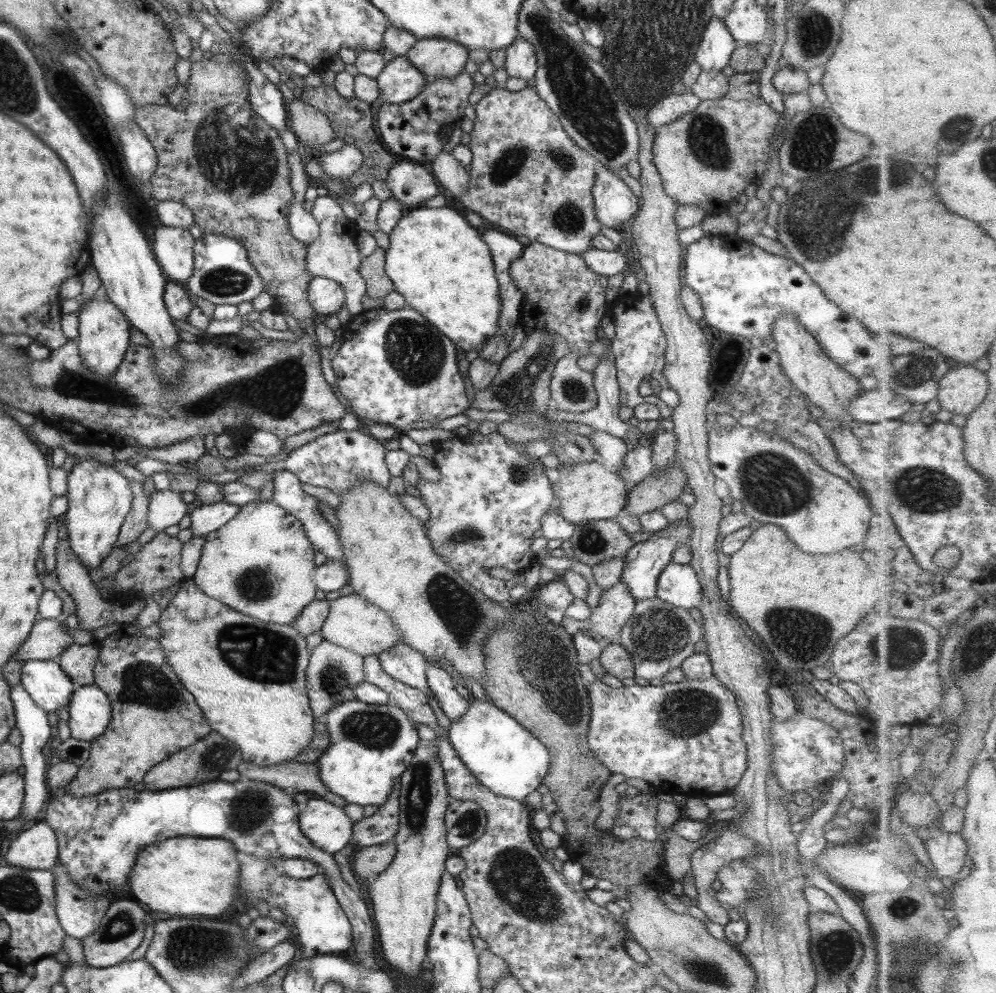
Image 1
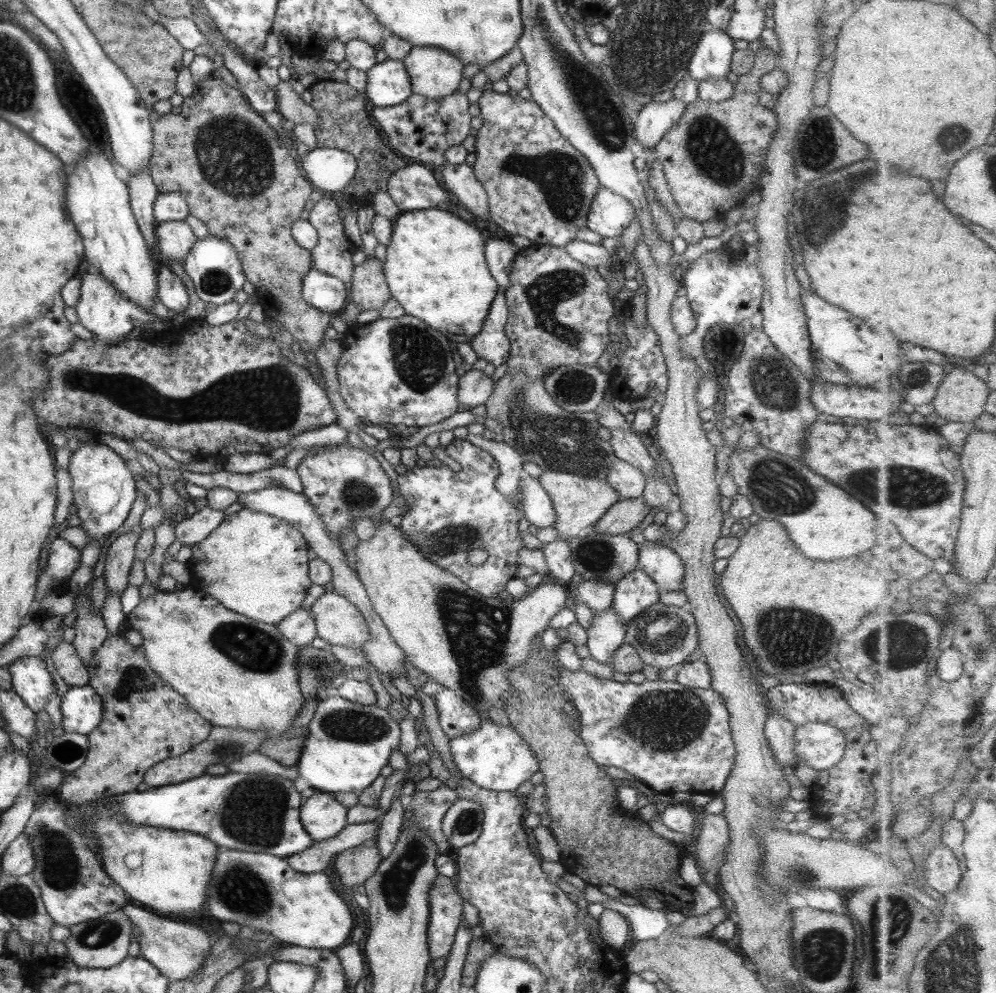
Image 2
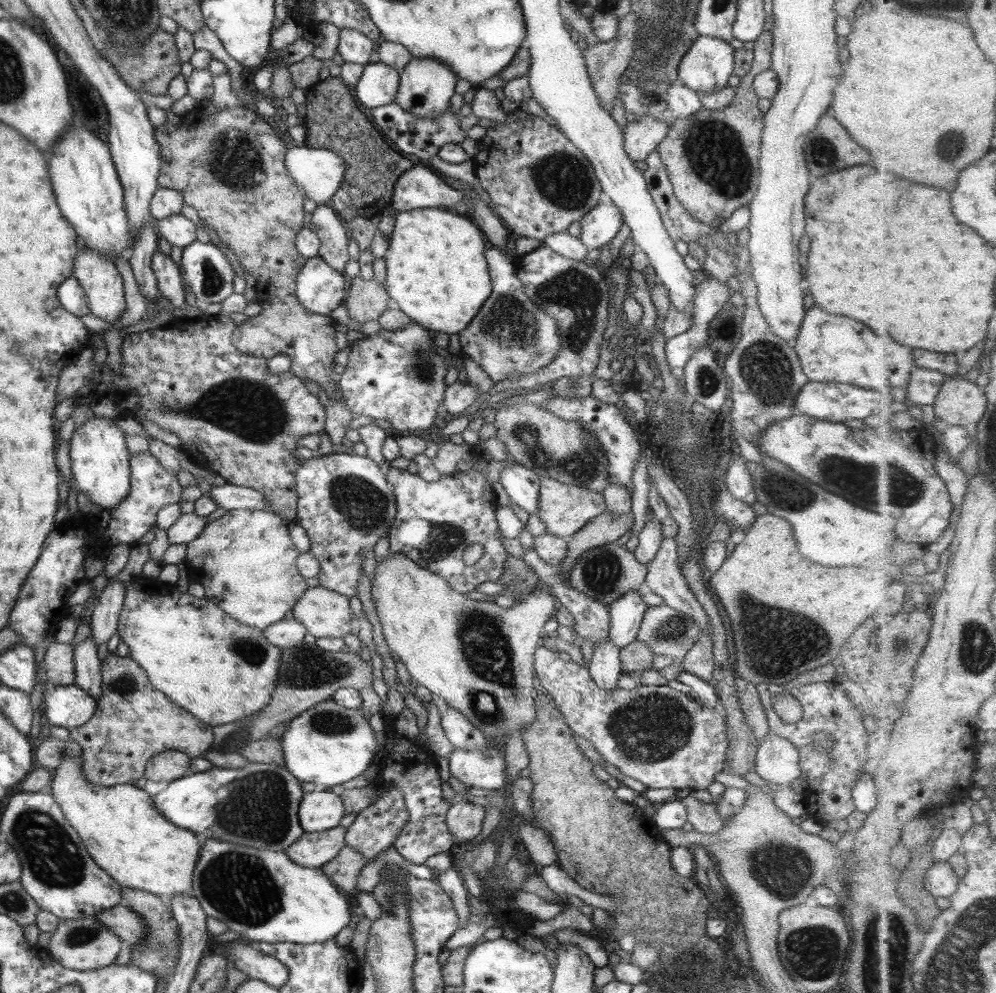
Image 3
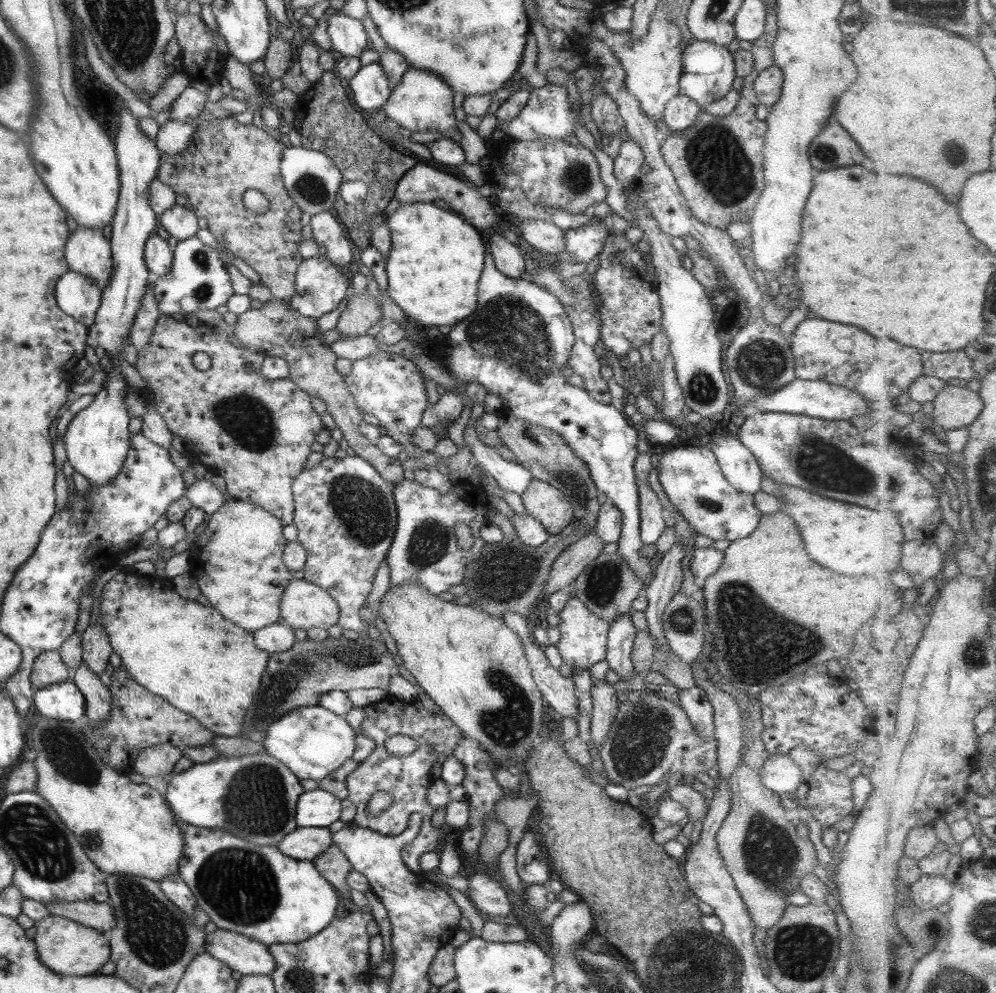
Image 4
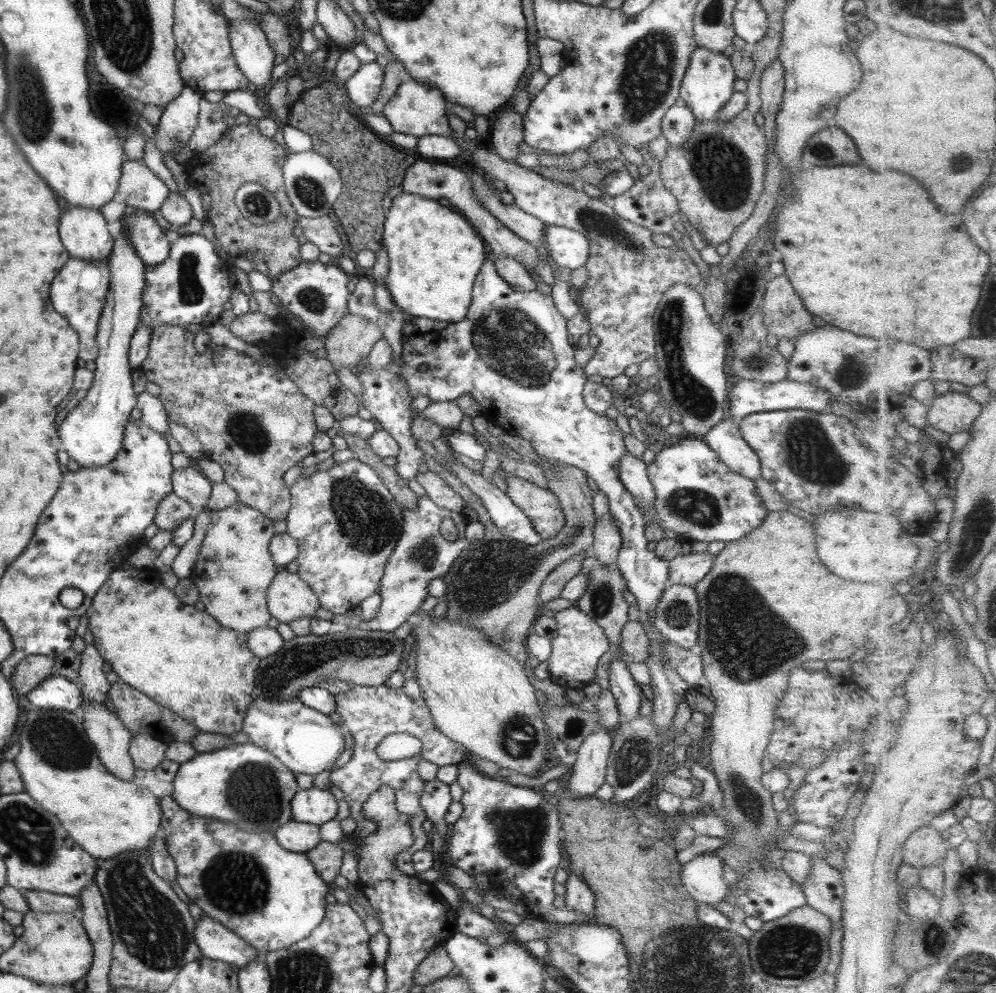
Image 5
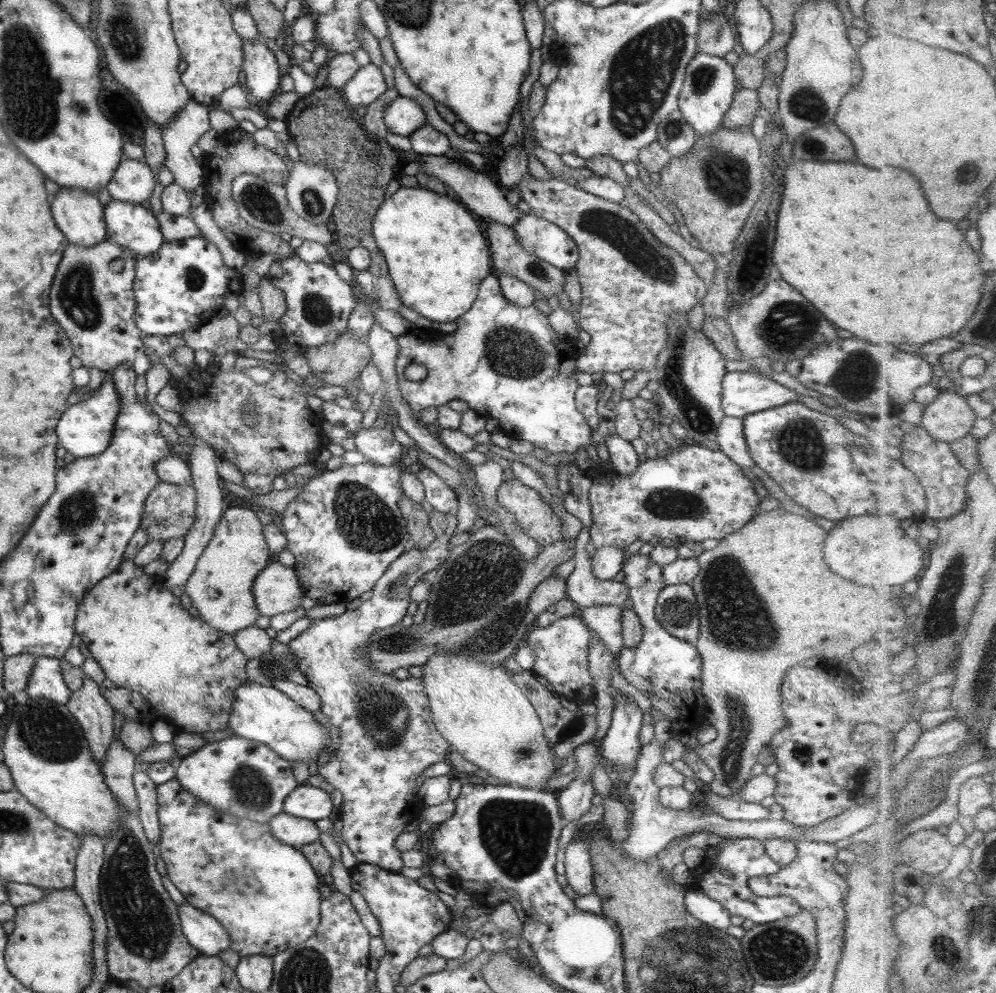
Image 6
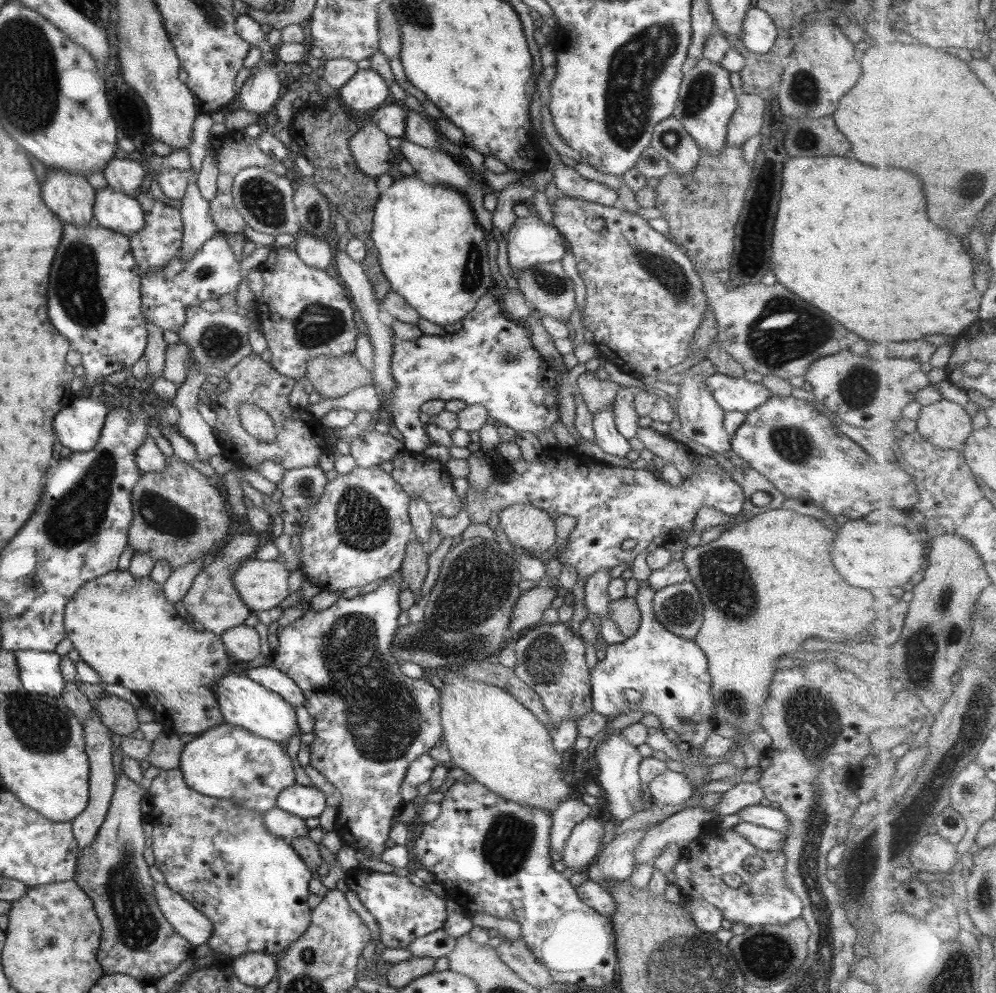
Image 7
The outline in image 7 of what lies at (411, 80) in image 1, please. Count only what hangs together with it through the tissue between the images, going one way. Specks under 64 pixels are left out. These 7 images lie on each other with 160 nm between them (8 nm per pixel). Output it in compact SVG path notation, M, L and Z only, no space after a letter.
M357 70L337 91L340 103L360 113L370 113L390 101L385 81L373 70Z

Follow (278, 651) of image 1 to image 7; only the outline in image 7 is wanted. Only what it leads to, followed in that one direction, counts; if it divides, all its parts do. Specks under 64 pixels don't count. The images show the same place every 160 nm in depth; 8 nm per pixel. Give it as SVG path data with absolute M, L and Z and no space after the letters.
M129 570L106 572L106 574L97 576L97 578L89 580L89 582L81 584L81 587L77 588L77 592L75 592L73 596L70 596L70 599L64 604L64 607L63 628L65 636L71 641L72 648L79 654L79 658L87 664L91 670L95 671L95 674L100 678L100 684L117 684L134 693L144 708L152 711L153 721L161 724L163 734L175 736L179 734L201 734L208 728L216 727L218 724L224 722L219 707L217 707L212 686L216 683L216 680L221 678L225 673L233 671L236 668L236 663L225 652L219 635L213 635L206 631L197 632L197 630L194 630L190 626L188 619L180 618L176 614L171 602L165 599L162 587L159 587L157 583L151 581L149 575L145 577L133 576Z

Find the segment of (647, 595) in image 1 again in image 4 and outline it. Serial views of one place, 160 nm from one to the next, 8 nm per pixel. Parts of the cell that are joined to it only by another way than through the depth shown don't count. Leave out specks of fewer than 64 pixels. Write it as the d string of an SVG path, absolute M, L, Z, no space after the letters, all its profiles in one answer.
M632 612L619 615L610 624L607 632L604 659L608 664L608 670L612 670L620 680L627 680L635 674L634 664L630 659L632 642L636 634L631 622L631 614Z

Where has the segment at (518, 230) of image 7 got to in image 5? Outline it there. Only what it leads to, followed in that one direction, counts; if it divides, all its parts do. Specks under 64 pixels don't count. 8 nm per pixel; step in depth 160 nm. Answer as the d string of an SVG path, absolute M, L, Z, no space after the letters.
M545 225L543 236L542 244L548 252L548 258L558 268L572 271L584 266L588 255L588 242L583 235L564 227Z

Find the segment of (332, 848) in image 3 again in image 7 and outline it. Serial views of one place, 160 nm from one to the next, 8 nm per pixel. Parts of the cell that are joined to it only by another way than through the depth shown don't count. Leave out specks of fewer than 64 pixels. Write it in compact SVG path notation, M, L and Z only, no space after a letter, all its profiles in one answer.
M273 807L261 814L267 832L272 836L289 842L293 838L308 837L309 828L305 826L304 819L289 814L280 808Z

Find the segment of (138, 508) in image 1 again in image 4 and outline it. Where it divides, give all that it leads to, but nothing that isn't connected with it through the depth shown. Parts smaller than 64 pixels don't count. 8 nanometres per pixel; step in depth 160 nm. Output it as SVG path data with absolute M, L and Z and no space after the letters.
M99 616L93 625L81 634L82 664L86 664L95 676L99 676L108 666L107 658L111 654L107 637L103 632L103 625L99 625Z

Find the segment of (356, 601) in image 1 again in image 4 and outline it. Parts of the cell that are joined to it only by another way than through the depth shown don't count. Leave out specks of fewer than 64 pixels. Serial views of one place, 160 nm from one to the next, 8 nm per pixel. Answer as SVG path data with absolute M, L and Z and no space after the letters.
M291 579L281 594L279 616L291 629L305 631L309 628L323 628L327 630L330 626L337 624L339 610L337 610L335 601L321 588L303 580Z

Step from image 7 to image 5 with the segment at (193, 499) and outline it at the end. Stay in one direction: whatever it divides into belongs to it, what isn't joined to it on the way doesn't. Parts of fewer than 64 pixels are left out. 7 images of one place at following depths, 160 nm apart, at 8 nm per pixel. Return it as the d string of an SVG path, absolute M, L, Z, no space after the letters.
M169 491L157 503L153 522L161 532L172 531L192 515L194 515L192 506Z

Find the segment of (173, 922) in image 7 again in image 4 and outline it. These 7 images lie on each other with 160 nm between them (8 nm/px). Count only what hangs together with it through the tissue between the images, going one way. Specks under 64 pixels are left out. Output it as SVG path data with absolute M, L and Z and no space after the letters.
M220 928L204 935L203 950L241 975L268 975L274 967L264 944Z

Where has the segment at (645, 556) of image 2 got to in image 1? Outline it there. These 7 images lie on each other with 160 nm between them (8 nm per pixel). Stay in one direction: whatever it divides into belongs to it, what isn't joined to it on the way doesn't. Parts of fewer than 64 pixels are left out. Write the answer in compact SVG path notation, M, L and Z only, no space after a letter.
M668 562L657 576L655 596L669 605L699 610L701 587L695 572L687 564Z

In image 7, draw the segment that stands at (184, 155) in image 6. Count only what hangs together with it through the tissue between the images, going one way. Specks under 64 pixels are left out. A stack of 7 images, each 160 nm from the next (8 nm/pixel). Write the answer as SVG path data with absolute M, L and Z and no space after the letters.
M195 182L187 183L187 188L180 200L182 205L179 212L183 231L181 247L176 256L182 260L190 260L206 240L219 232L209 217L208 202L203 200Z

